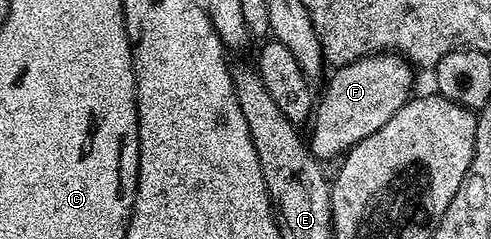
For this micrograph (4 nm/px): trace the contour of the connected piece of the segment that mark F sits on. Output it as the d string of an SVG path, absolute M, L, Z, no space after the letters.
M396 53L368 55L359 61L347 64L345 67L336 68L332 73L334 75L330 77L329 84L325 87L325 96L322 99L320 96L316 100L315 110L311 118L313 132L307 135L309 149L318 161L326 161L325 159L333 158L336 160L338 156L348 151L350 147L354 147L356 143L363 141L363 137L371 137L371 133L383 129L383 125L387 125L387 121L391 121L391 117L395 117L395 113L399 113L401 106L409 102L414 94L414 68L409 60L402 59Z

